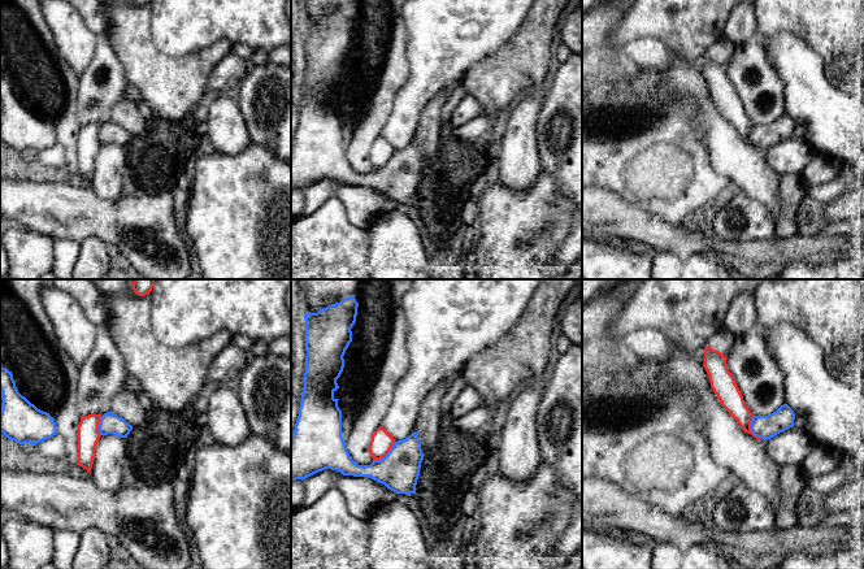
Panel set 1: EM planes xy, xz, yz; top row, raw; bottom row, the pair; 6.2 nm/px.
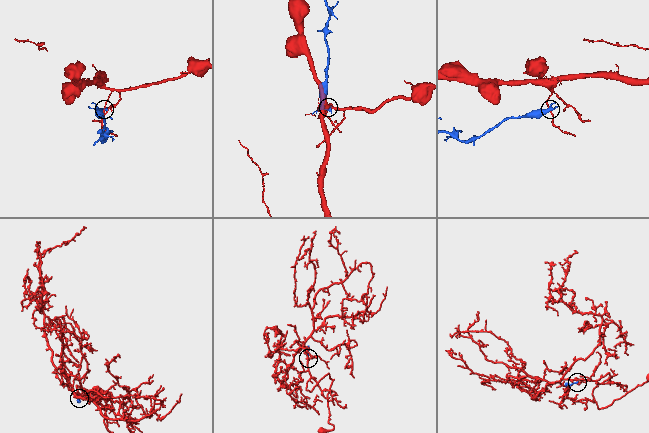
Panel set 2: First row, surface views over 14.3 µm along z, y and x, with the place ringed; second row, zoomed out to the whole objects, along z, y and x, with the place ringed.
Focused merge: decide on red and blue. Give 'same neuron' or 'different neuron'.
different neuron

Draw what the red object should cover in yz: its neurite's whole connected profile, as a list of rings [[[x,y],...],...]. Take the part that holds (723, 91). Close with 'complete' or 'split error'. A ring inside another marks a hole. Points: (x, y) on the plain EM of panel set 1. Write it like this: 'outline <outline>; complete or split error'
outline [[[709,55],[703,60],[703,74],[709,86],[713,101],[717,104],[721,114],[739,133],[743,140],[752,144],[751,129],[754,123],[746,114],[735,88],[728,78],[726,66],[720,60],[712,58]]]; complete

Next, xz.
outline [[[379,135],[372,144],[369,161],[374,169],[381,169],[390,161],[394,152],[395,148]]]; complete

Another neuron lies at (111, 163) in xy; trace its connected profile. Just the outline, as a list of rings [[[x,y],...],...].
[[[113,143],[101,144],[91,178],[91,188],[105,200],[122,197],[122,181],[129,175],[127,148]]]

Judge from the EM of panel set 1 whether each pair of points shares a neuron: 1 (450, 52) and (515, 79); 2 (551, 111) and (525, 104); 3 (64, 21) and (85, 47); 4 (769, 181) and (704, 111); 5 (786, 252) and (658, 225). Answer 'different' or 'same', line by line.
1: different
2: different
3: same
4: same
5: same

